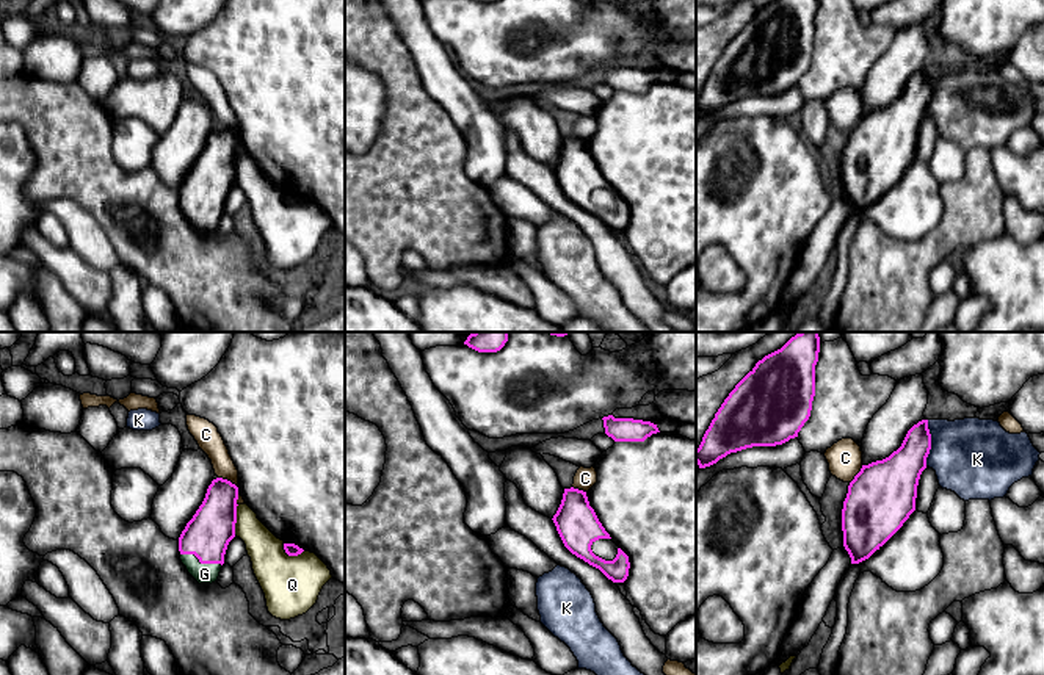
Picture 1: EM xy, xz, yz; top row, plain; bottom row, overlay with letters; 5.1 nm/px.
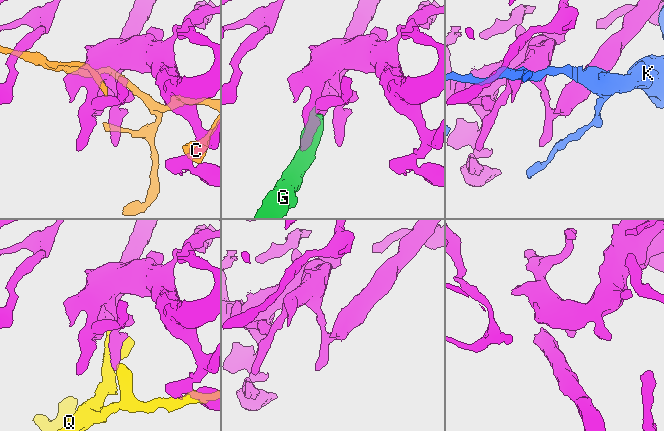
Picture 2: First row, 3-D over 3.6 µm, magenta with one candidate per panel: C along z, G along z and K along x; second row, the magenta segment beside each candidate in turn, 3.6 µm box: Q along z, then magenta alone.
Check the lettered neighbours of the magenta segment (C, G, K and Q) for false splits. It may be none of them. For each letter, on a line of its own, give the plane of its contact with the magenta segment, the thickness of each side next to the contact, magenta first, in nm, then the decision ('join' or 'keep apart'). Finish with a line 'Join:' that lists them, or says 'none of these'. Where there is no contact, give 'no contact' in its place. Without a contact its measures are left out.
C: meets magenta in xy; 220 nm thick on the magenta side, 120 nm on the other; keep apart
G: meets magenta in xy; 240 nm thick on the magenta side, 110 nm on the other; join
K: meets magenta in yz; 240 nm thick on the magenta side, 400 nm on the other; keep apart
Q: meets magenta in xy; 240 nm thick on the magenta side, 180 nm on the other; keep apart
Join: G

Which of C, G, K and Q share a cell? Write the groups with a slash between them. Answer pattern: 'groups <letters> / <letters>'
groups C / G / K / Q

